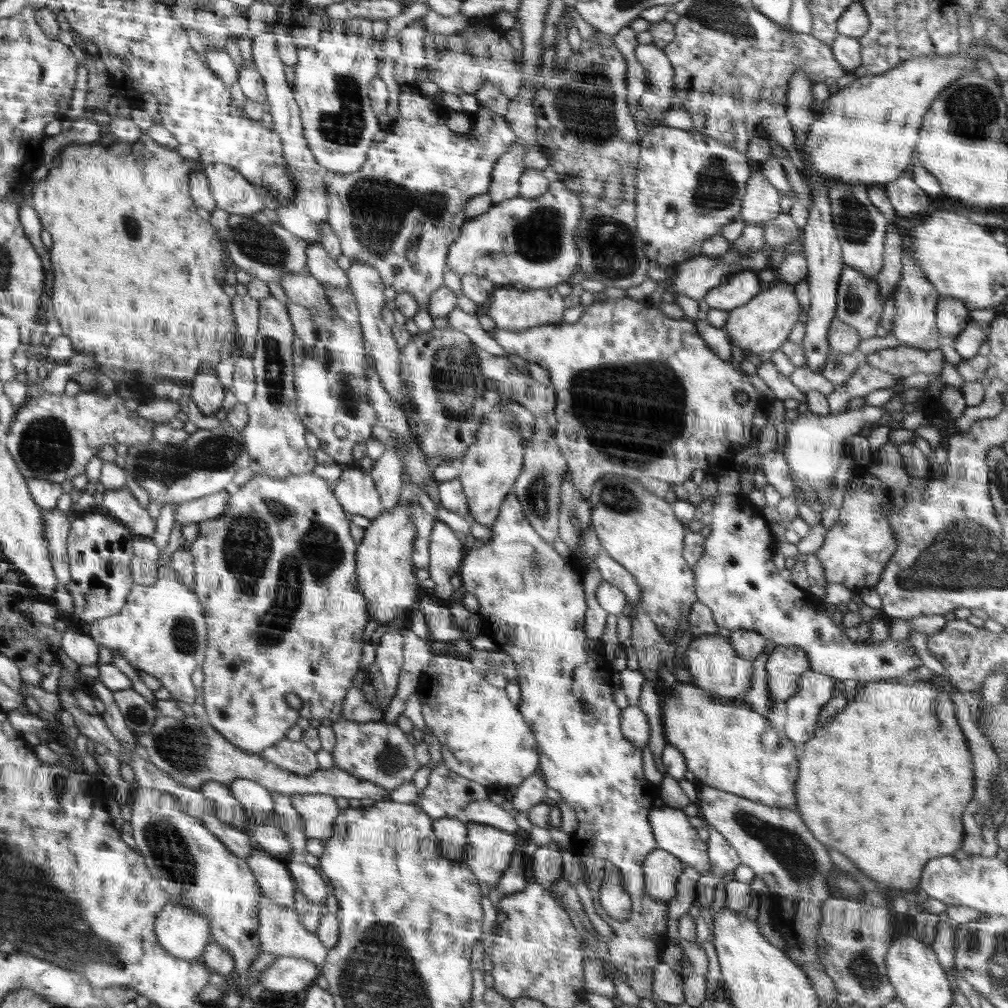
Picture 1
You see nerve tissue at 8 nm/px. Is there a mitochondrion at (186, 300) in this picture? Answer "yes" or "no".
no

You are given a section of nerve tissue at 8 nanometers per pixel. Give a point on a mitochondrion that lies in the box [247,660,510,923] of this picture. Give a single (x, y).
(393, 761)

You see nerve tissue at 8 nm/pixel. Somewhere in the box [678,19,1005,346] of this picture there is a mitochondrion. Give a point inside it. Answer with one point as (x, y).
(972, 109)

